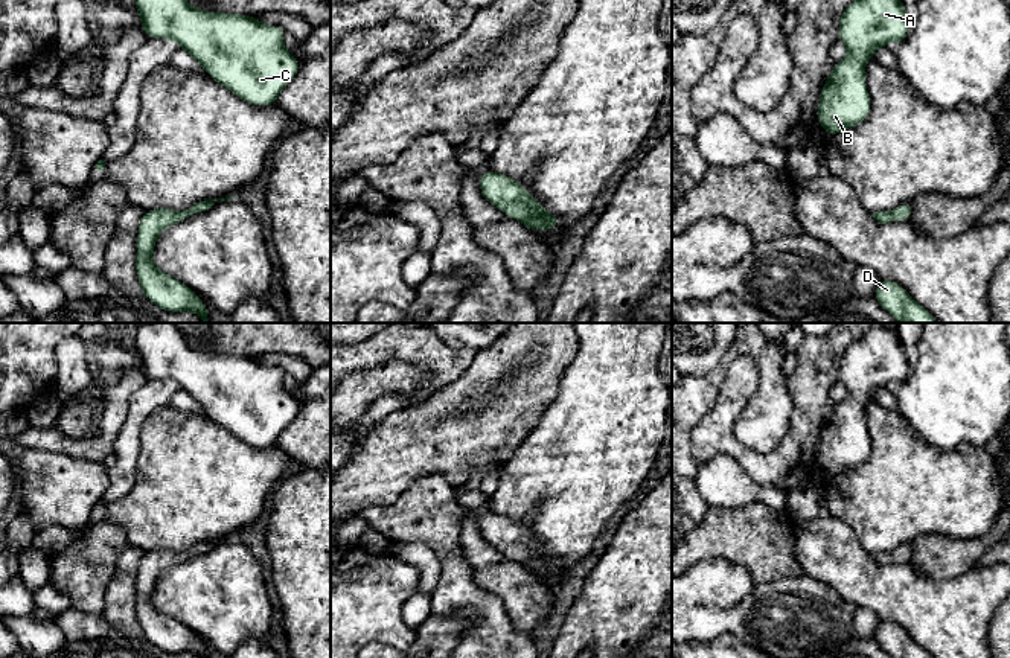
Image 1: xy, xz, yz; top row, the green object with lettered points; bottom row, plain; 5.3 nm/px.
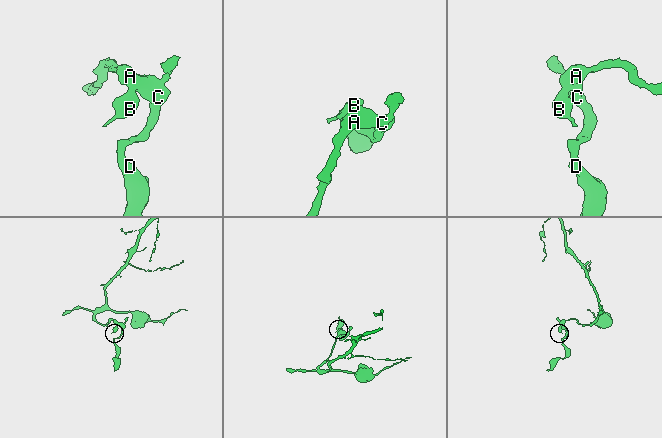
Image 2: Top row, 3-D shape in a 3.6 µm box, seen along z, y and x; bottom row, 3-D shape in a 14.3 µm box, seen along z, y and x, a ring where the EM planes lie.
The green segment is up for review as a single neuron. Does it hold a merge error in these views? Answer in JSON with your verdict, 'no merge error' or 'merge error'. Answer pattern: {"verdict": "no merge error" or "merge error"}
{"verdict": "no merge error"}

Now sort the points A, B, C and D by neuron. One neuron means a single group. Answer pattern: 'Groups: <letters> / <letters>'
Groups: A B C D

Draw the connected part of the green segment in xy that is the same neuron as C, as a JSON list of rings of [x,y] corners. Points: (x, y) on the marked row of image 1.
[[[134,0],[148,38],[172,40],[195,58],[206,73],[242,101],[268,107],[292,81],[300,61],[283,46],[285,27],[262,24],[257,17],[227,12],[207,12],[187,0]]]

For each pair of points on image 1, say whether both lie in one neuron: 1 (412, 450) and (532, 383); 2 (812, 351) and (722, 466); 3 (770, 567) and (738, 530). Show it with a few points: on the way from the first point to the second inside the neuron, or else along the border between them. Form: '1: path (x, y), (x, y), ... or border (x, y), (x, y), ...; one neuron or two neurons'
1: path (442, 434), (460, 428), (485, 428), (501, 413); one neuron
2: border (699, 463), (718, 454), (730, 454), (754, 482); two neurons
3: path (765, 558), (747, 539); one neuron

